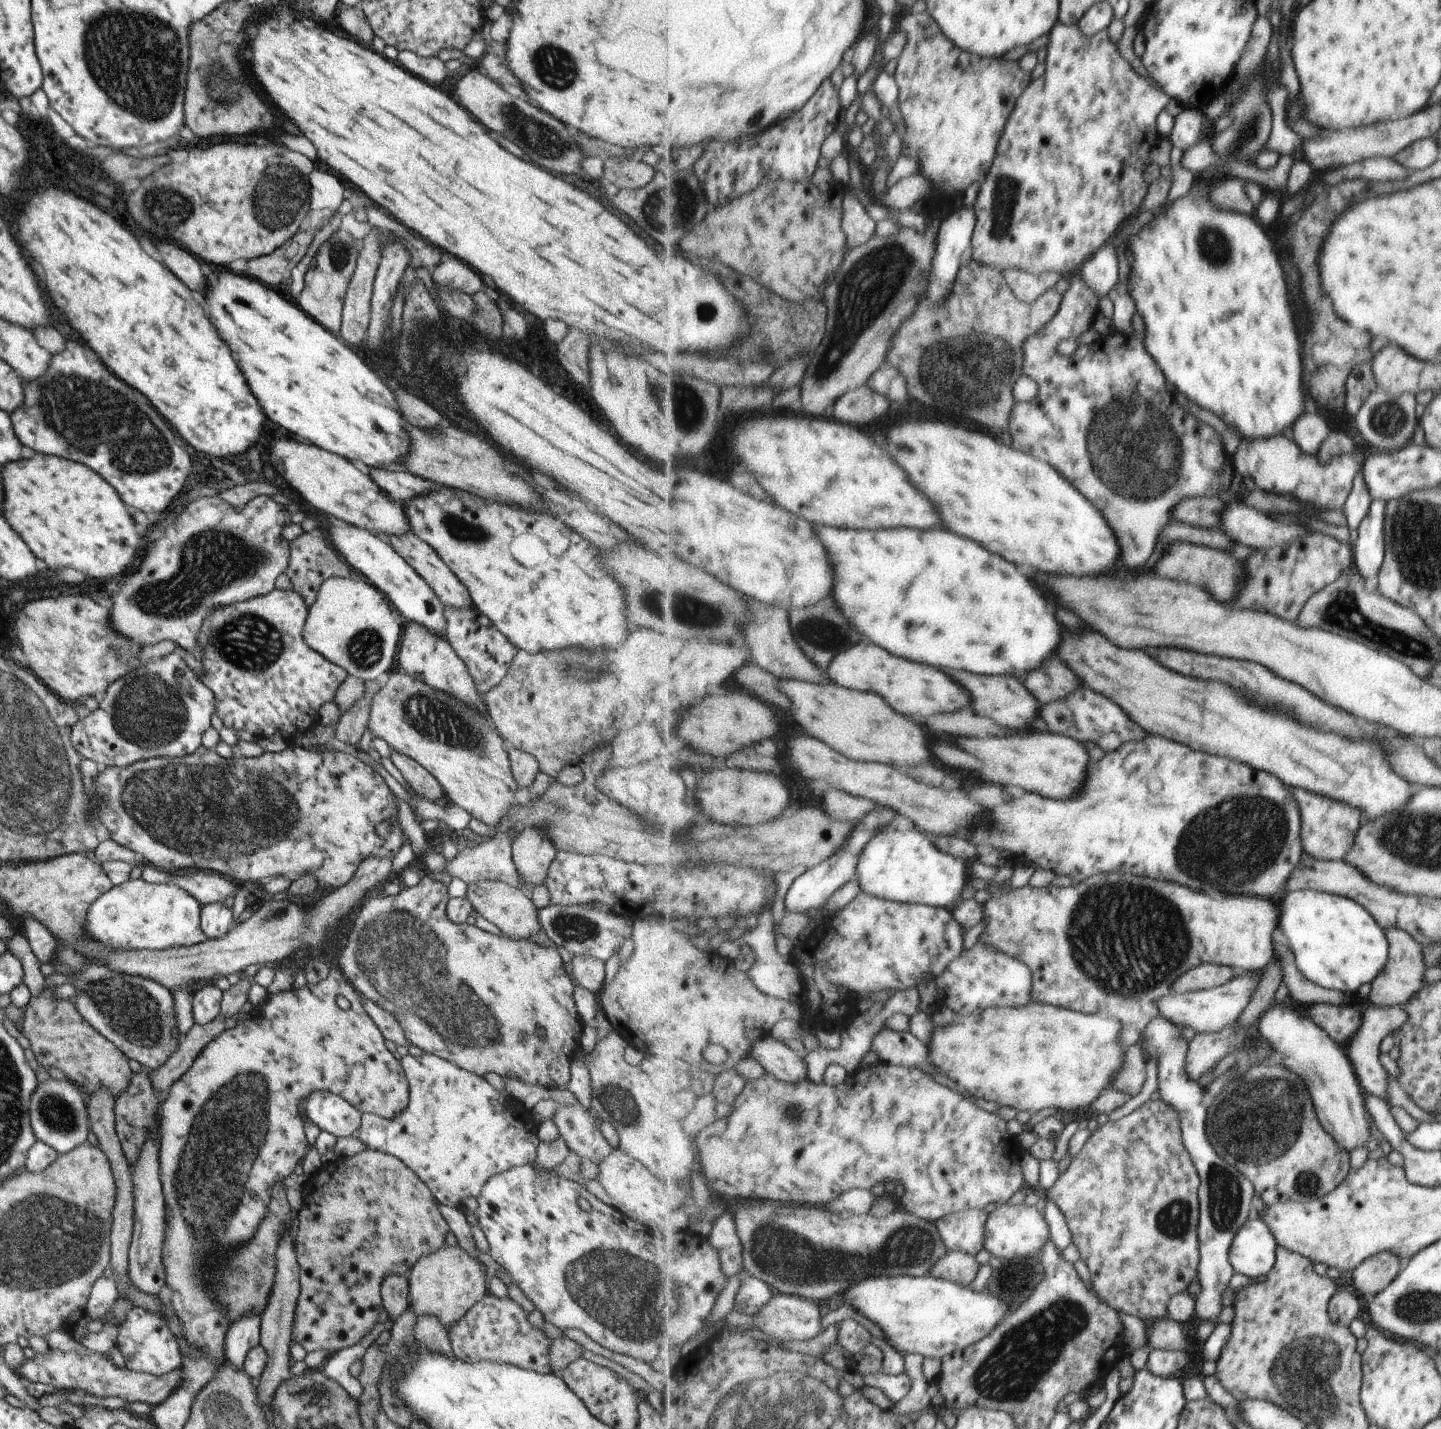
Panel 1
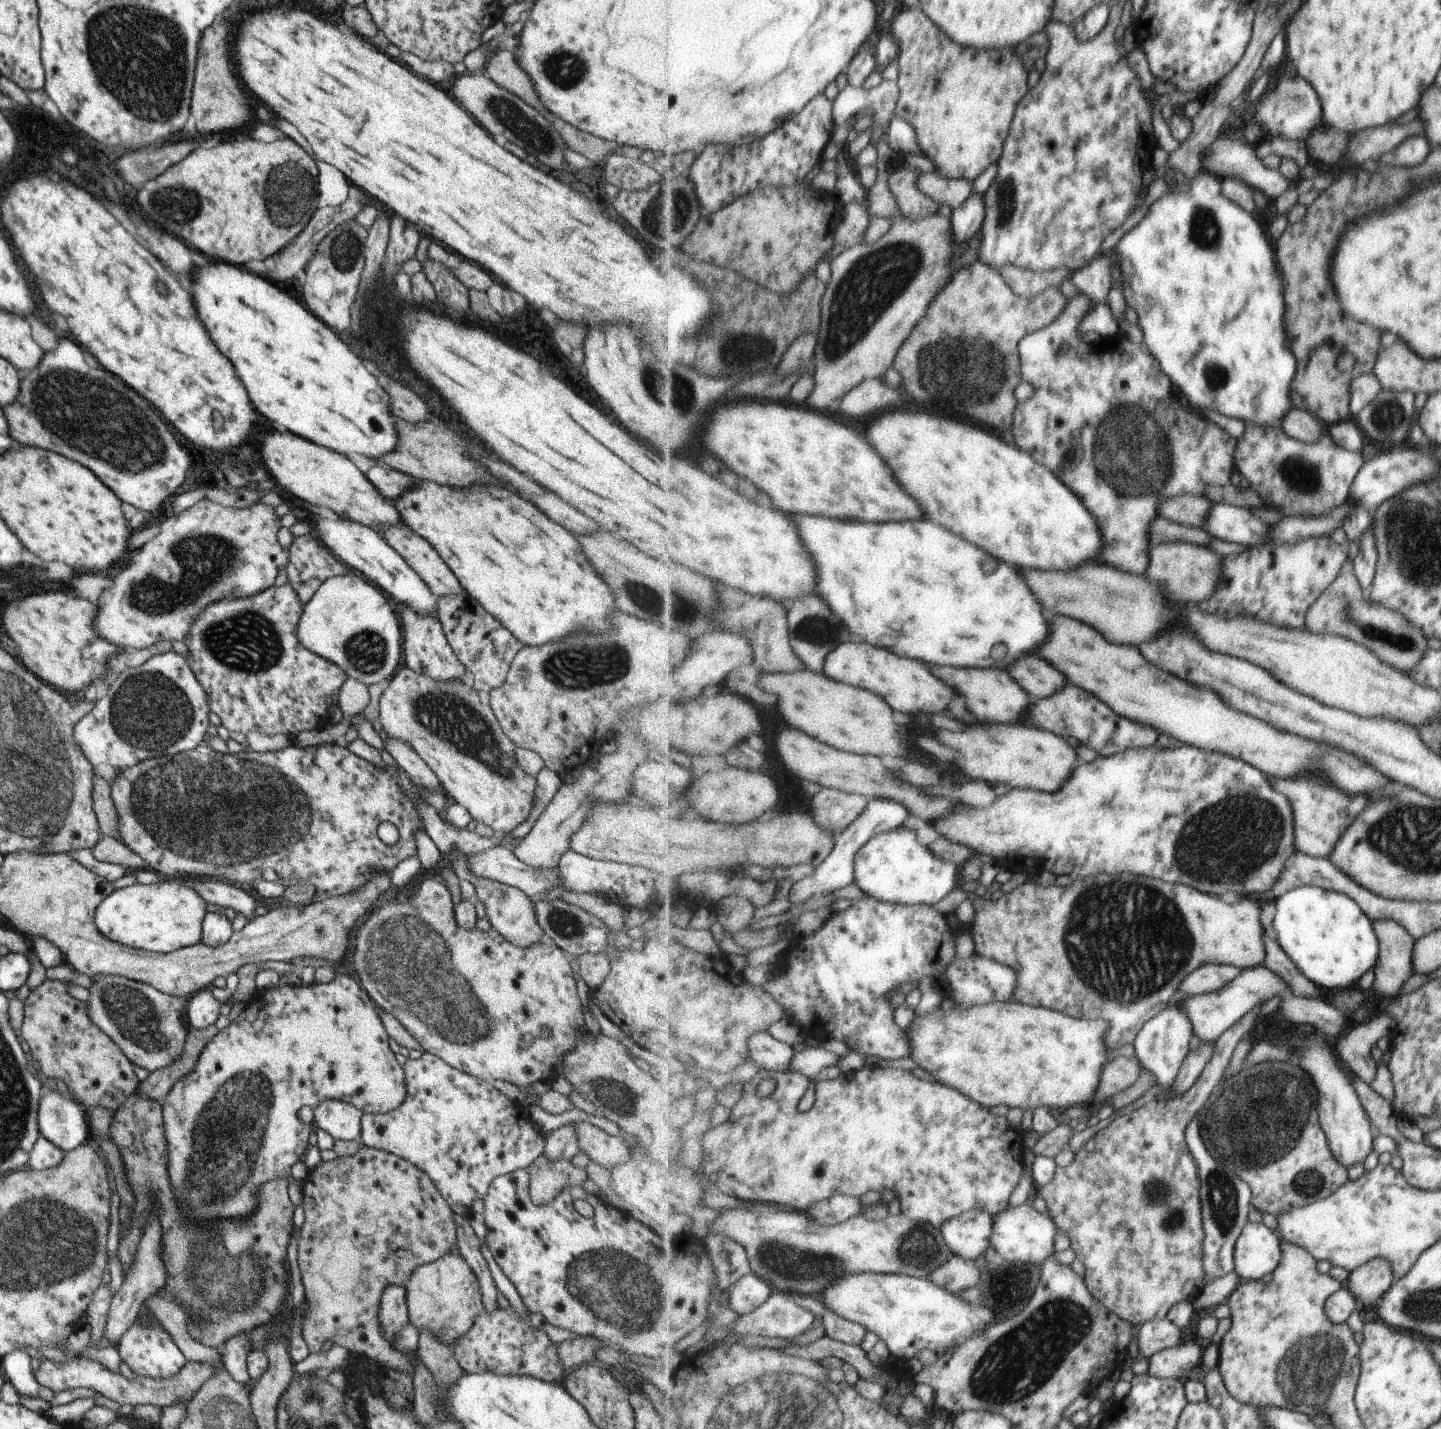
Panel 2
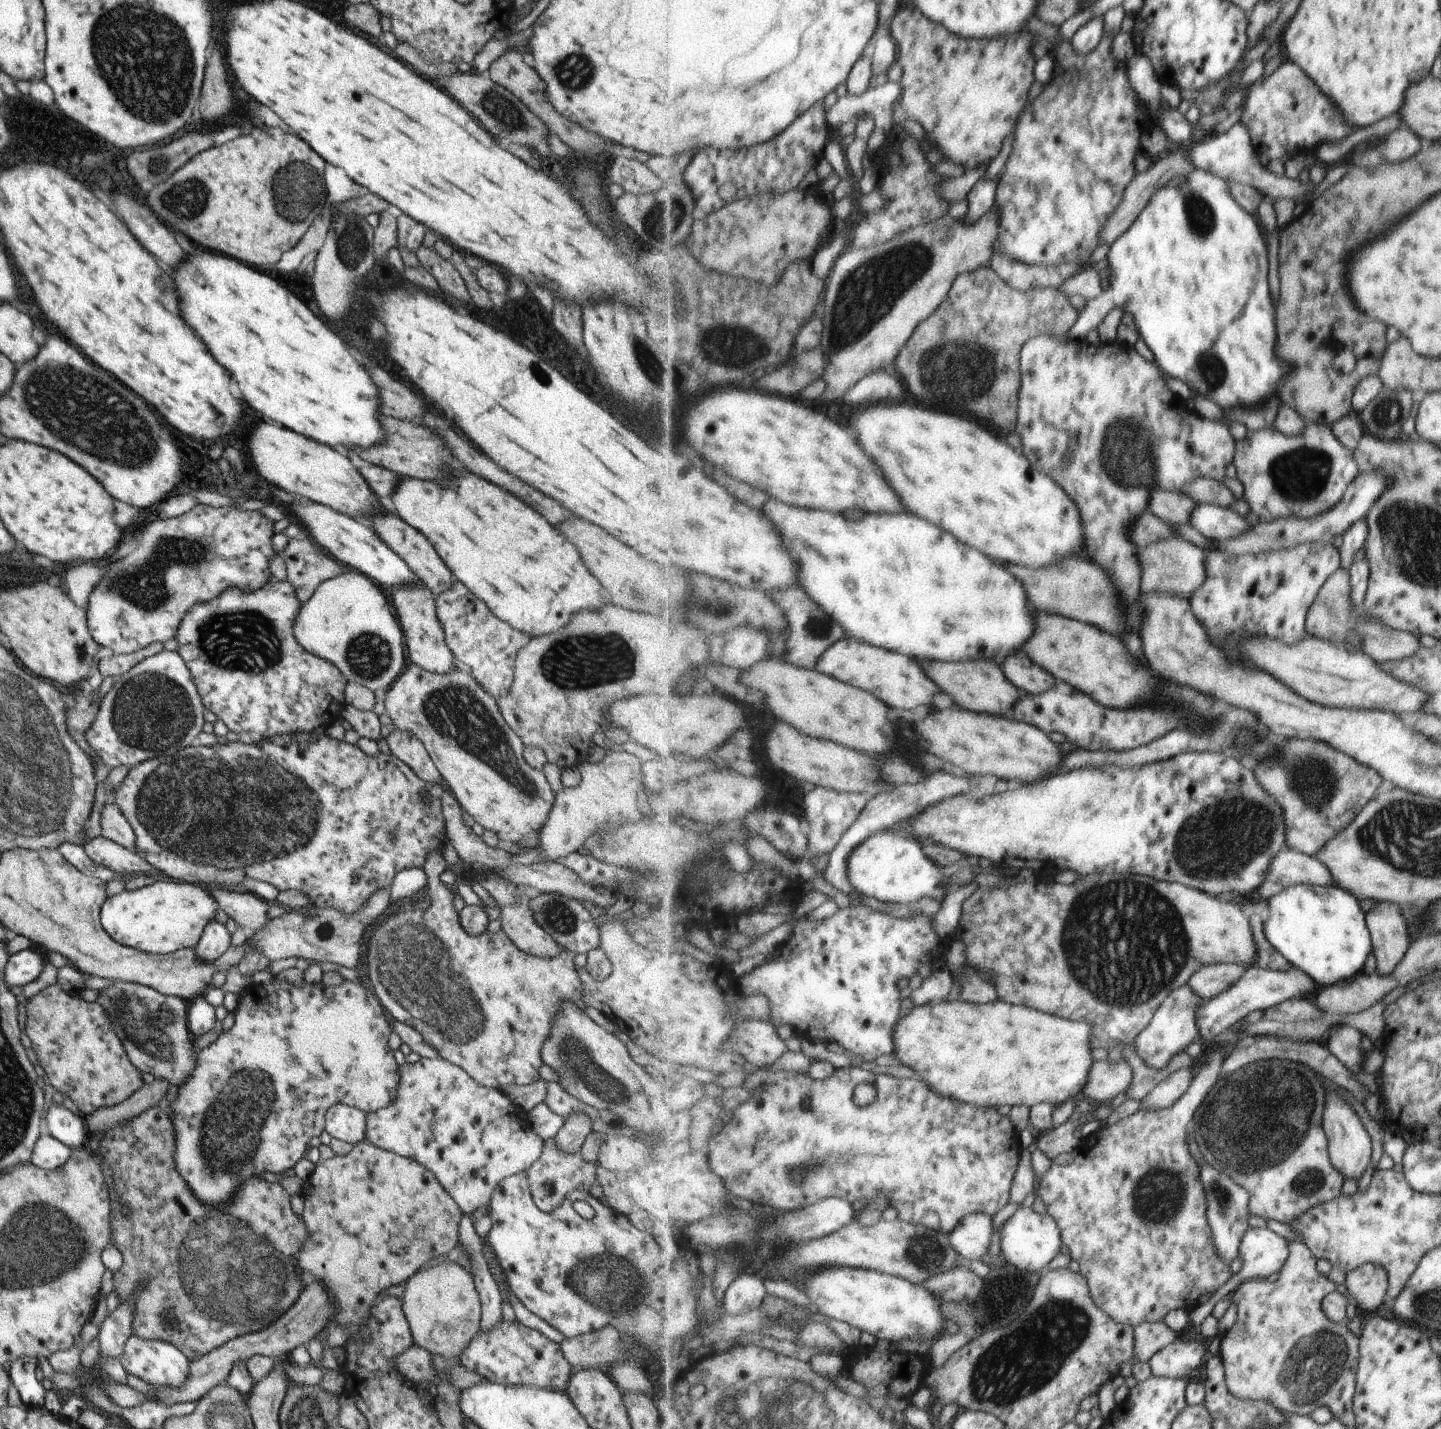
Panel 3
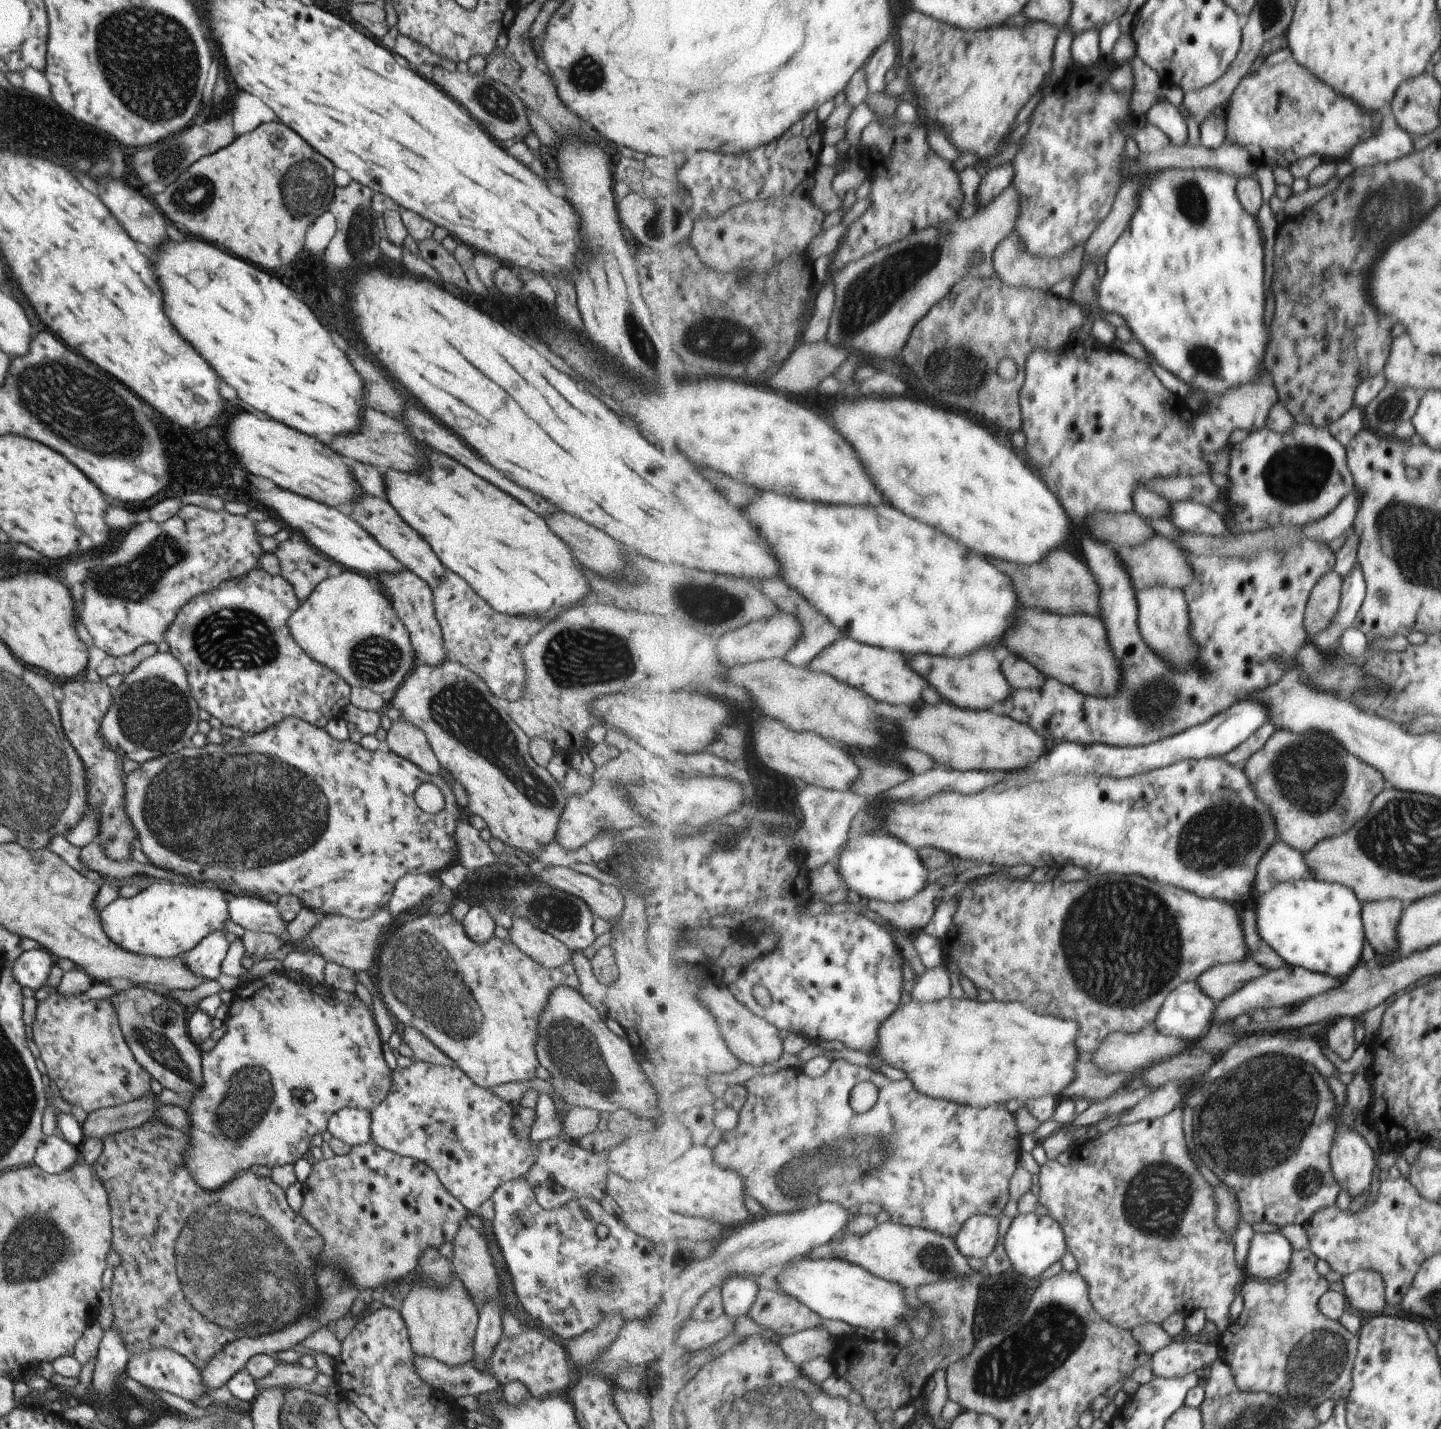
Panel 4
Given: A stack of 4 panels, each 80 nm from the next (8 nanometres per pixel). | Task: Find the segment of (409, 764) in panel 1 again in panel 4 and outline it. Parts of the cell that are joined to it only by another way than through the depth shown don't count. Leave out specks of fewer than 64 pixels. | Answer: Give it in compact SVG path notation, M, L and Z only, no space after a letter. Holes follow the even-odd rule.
M408 721L393 722L387 731L388 748L431 775L444 775L425 732Z

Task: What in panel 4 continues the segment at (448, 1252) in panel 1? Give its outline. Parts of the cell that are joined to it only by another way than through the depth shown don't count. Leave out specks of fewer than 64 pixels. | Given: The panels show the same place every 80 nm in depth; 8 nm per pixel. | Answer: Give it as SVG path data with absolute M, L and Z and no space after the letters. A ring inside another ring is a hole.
M456 1274L444 1289L420 1283L419 1280L413 1282L406 1299L402 1301L400 1316L405 1322L416 1357L430 1357L452 1368L471 1364L474 1360L473 1342L479 1310Z

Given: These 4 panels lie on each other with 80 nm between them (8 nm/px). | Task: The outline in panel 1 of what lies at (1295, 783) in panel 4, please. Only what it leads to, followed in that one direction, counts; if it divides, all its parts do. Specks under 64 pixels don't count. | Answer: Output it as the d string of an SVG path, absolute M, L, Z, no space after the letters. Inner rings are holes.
M1292 788L1299 801L1303 816L1303 847L1305 852L1317 859L1342 861L1355 842L1355 834L1364 820L1364 812L1354 805L1316 794L1302 788Z

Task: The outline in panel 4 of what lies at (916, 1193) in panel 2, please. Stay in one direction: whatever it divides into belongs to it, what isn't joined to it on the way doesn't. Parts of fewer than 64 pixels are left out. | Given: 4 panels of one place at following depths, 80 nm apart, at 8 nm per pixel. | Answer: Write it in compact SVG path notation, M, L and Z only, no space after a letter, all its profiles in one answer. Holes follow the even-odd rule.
M838 1059L833 1062L832 1068L821 1077L814 1078L803 1069L790 1068L777 1073L756 1075L744 1084L749 1089L749 1099L740 1113L740 1123L731 1131L724 1132L723 1138L715 1149L715 1159L719 1164L734 1171L740 1171L747 1180L749 1195L755 1198L768 1211L775 1213L793 1213L816 1205L820 1201L830 1201L848 1206L854 1201L858 1205L863 1203L876 1203L887 1210L894 1221L911 1227L924 1227L943 1235L957 1238L964 1225L976 1215L990 1215L1002 1217L1008 1202L1010 1202L1010 1182L1014 1178L1020 1156L1022 1156L1022 1134L1019 1124L1016 1122L1016 1115L1012 1114L1005 1104L991 1107L977 1107L974 1105L958 1104L950 1100L936 1100L936 1097L920 1092L914 1081L910 1078L901 1081L892 1080L880 1071L872 1067L852 1064L845 1059ZM872 1081L881 1088L879 1103L867 1113L859 1113L851 1105L851 1094L854 1087L861 1082ZM878 1143L892 1144L892 1160L886 1164L886 1168L874 1168L870 1162L870 1150L876 1150Z

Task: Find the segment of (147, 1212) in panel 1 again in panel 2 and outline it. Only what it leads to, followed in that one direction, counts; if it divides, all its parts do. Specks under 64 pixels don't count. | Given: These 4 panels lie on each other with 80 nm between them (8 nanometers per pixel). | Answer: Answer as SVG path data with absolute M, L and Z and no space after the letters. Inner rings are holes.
M149 1209L149 1218L147 1219L147 1225L142 1234L142 1238L138 1243L137 1251L133 1258L133 1263L131 1264L131 1269L126 1272L121 1288L113 1296L107 1314L103 1336L109 1341L109 1344L115 1348L122 1336L124 1336L124 1333L135 1324L146 1300L158 1294L167 1279L167 1270L161 1254L162 1231L159 1220L155 1216L155 1209Z

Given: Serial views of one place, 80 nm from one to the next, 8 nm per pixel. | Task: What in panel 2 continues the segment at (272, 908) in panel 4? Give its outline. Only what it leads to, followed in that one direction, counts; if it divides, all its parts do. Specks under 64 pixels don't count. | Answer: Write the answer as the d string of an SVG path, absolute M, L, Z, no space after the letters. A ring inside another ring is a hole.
M209 877L190 883L196 892L208 903L222 908L232 908L237 915L244 915L248 920L254 918L256 900L235 885L224 880Z

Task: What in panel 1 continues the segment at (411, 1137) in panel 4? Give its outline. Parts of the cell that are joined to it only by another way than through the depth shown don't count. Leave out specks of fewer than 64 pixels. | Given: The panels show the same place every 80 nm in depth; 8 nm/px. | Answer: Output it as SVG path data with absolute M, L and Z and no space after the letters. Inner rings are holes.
M424 1053L417 1057L408 1054L407 1056L403 1056L400 1062L409 1082L409 1104L406 1110L402 1111L397 1117L389 1119L375 1115L374 1113L361 1113L360 1128L357 1130L356 1136L364 1144L366 1149L382 1151L383 1153L388 1153L399 1158L428 1185L428 1188L433 1192L433 1195L440 1204L456 1209L461 1207L462 1200L466 1200L470 1196L478 1198L482 1187L492 1176L520 1165L533 1165L535 1163L538 1147L541 1143L537 1135L537 1126L529 1110L523 1108L518 1102L514 1102L508 1094L496 1090L484 1077L478 1076L473 1072L468 1072L466 1069L460 1068L458 1065L452 1064L432 1053Z

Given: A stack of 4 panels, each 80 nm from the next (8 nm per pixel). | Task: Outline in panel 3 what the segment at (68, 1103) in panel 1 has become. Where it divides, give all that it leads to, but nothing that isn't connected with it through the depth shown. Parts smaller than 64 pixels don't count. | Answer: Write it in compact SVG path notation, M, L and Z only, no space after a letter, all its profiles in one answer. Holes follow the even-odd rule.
M52 1106L48 1113L44 1114L46 1126L50 1134L63 1142L72 1150L83 1148L88 1142L90 1135L85 1126L84 1117L78 1117L76 1114L62 1106Z

